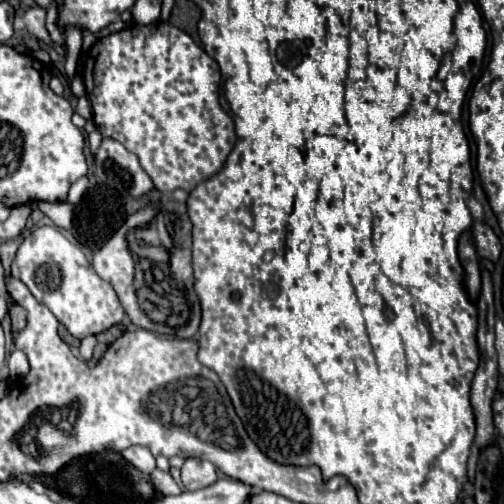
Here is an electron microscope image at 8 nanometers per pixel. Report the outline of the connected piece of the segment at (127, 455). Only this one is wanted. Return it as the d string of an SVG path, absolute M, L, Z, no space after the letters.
M130 446L130 448L122 450L122 458L126 462L130 462L134 468L138 468L140 472L144 472L144 474L152 474L152 470L156 468L154 456L144 446Z

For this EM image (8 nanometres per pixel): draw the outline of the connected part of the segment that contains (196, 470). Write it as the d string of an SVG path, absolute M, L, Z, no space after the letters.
M186 458L182 466L182 482L188 490L200 490L218 480L216 466L210 460L202 458Z

